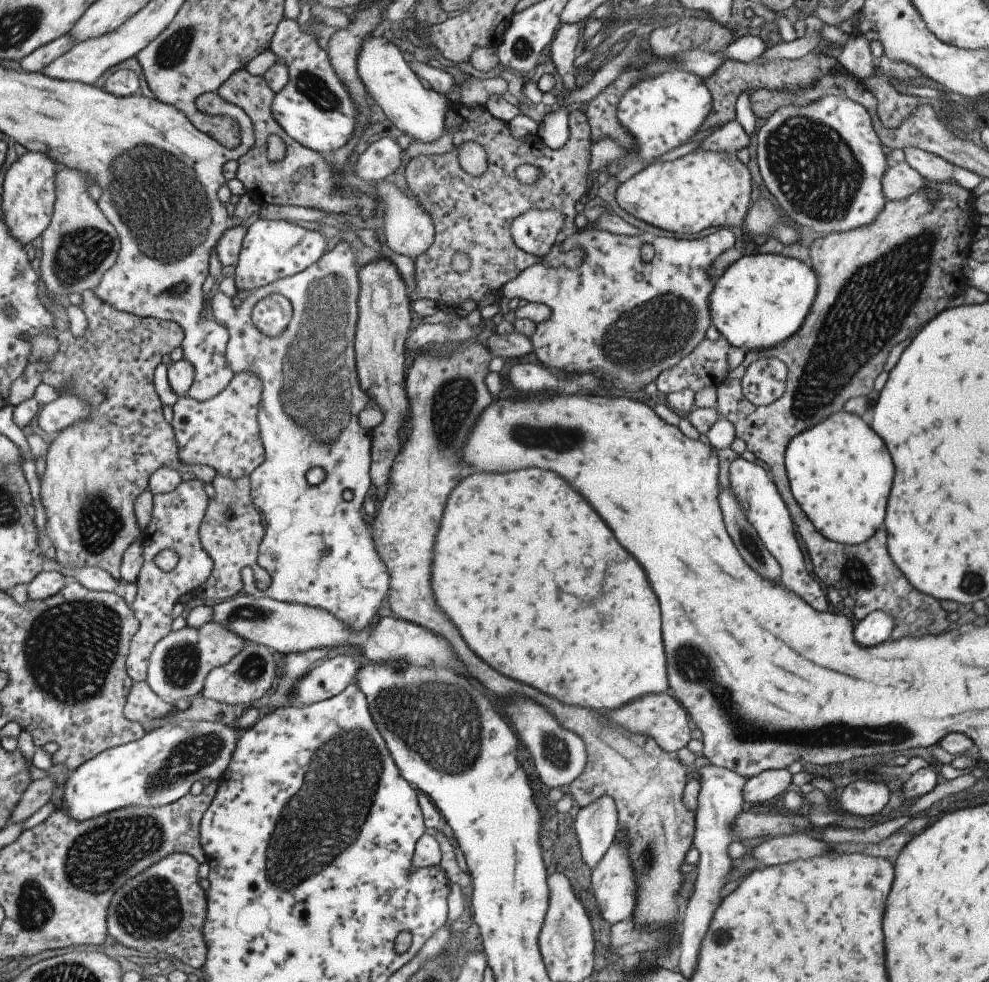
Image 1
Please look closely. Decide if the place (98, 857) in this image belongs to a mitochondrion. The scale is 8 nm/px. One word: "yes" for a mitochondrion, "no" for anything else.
yes

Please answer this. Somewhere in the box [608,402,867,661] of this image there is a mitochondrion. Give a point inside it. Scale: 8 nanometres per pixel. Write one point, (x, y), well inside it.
(749, 542)

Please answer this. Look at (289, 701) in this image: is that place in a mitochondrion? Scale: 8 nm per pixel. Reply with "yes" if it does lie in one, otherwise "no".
no

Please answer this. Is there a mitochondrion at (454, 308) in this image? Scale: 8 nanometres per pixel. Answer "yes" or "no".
no

